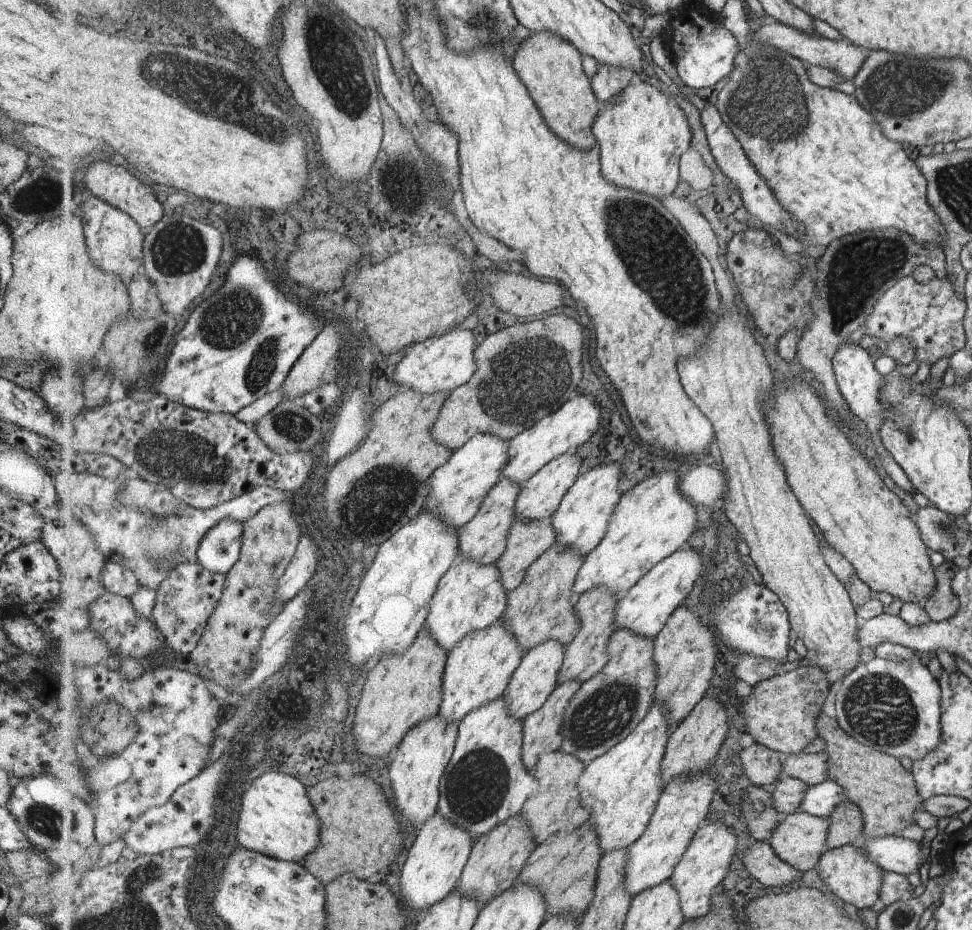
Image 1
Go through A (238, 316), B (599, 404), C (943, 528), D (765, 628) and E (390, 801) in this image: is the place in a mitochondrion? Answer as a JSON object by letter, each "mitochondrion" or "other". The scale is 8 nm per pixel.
{"A":"mitochondrion","B":"other","C":"mitochondrion","D":"mitochondrion","E":"other"}

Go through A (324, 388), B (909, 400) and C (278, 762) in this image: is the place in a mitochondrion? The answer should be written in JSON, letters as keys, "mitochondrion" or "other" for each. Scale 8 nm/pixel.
{"A":"other","B":"mitochondrion","C":"other"}

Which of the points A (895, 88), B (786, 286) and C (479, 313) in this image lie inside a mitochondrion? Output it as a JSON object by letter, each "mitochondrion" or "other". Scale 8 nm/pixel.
{"A":"mitochondrion","B":"mitochondrion","C":"other"}

